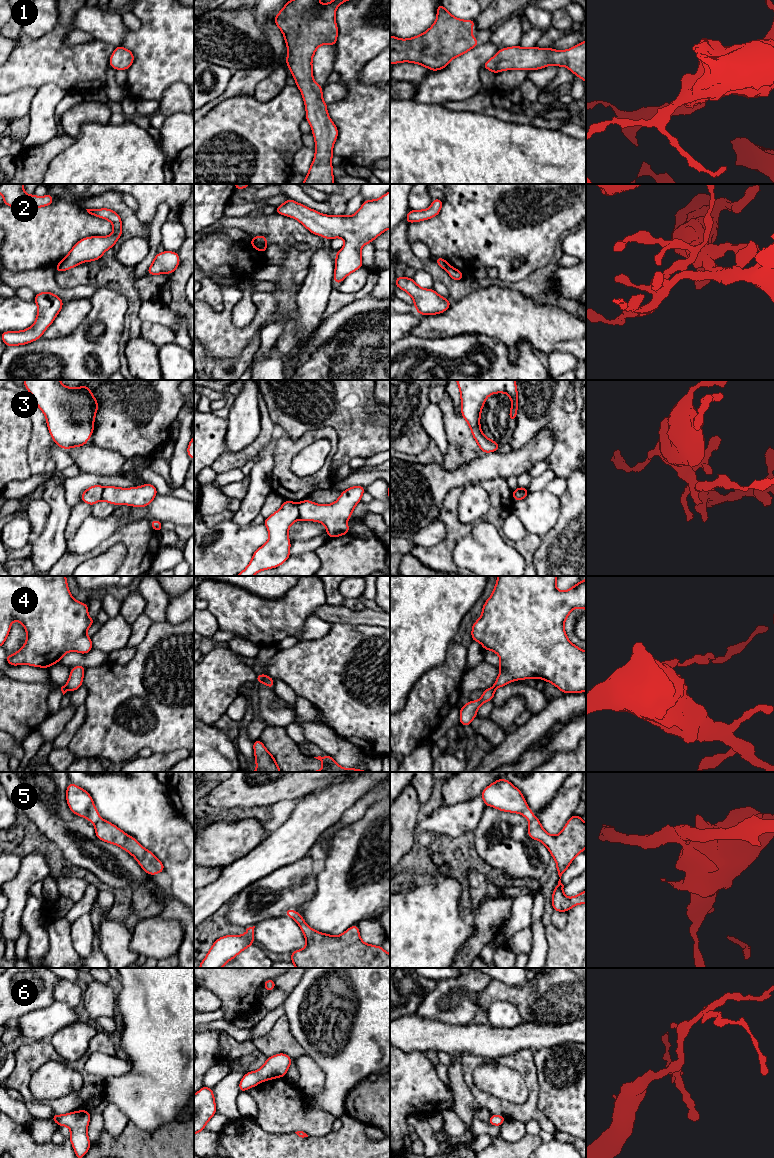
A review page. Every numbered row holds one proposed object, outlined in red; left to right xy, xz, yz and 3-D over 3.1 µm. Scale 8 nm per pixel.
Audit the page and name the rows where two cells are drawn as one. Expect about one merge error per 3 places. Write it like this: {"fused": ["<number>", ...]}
{"fused": ["2", "3", "4", "5"]}

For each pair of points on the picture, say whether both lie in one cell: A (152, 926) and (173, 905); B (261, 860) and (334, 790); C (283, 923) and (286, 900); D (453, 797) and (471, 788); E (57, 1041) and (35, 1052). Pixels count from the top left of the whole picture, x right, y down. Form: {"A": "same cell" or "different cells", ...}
{"A": "different cells", "B": "same cell", "C": "different cells", "D": "same cell", "E": "different cells"}

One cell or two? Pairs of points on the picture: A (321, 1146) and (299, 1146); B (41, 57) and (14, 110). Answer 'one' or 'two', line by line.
A: one
B: two

